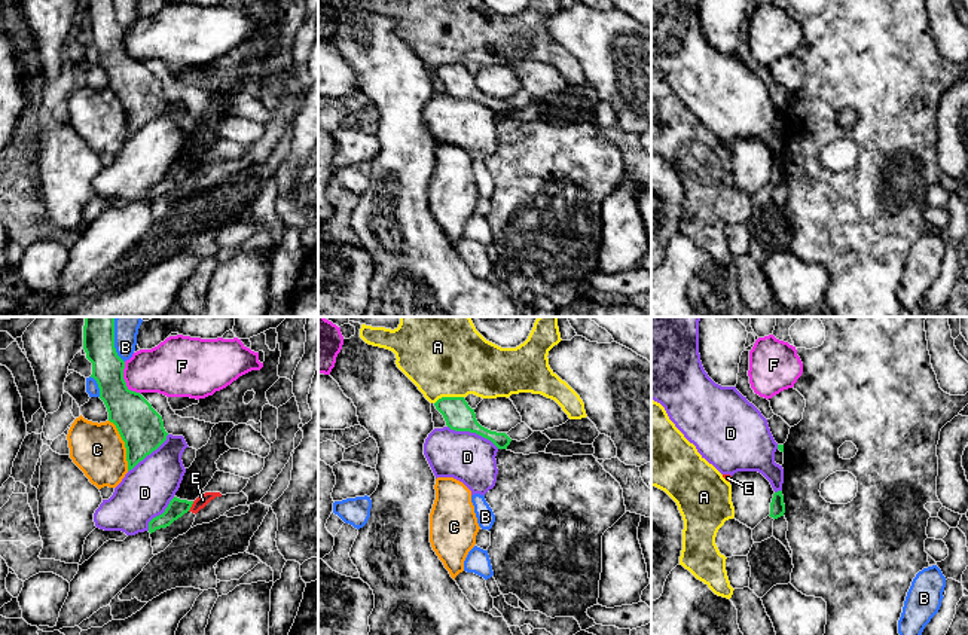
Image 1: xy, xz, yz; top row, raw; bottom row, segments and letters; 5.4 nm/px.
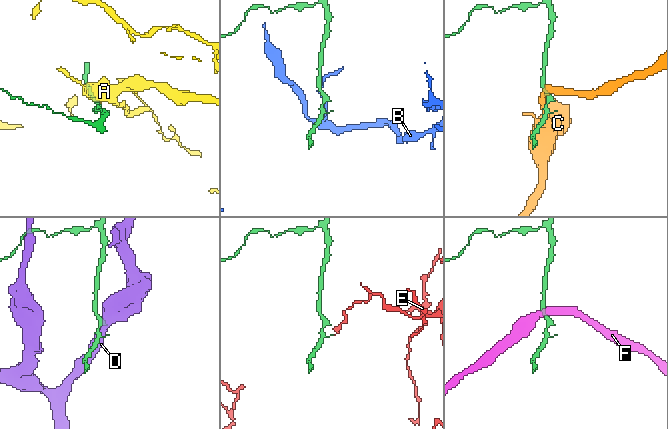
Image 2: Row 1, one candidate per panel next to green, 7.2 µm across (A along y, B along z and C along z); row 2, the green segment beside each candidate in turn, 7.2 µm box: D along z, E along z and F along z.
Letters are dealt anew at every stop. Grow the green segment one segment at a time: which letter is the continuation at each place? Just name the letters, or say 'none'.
none

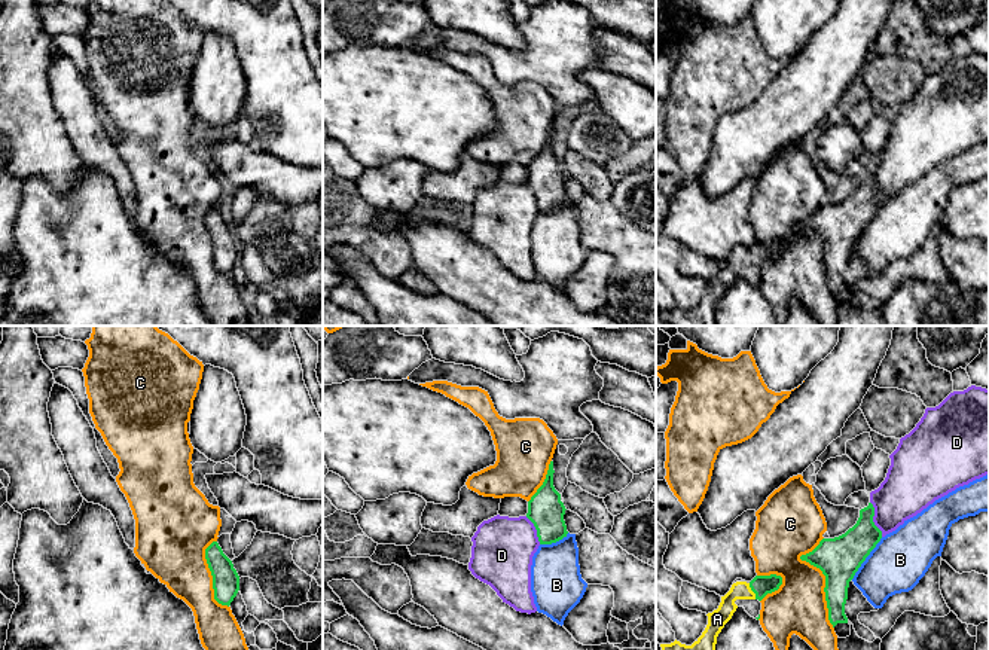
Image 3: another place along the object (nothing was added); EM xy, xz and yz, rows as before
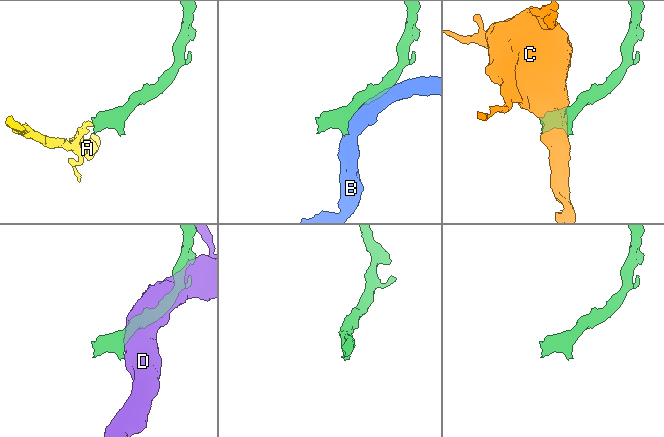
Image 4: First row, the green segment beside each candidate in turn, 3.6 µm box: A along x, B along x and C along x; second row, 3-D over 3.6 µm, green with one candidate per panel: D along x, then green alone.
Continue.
A

